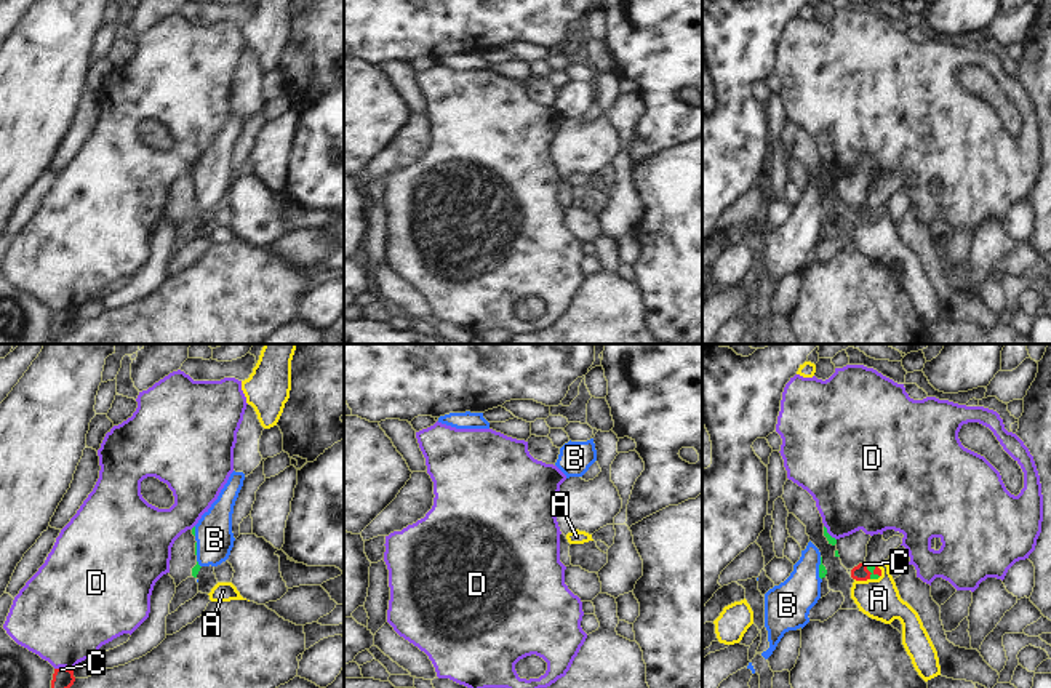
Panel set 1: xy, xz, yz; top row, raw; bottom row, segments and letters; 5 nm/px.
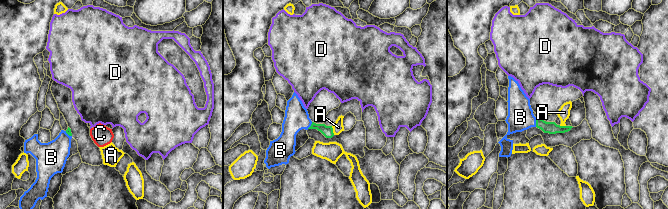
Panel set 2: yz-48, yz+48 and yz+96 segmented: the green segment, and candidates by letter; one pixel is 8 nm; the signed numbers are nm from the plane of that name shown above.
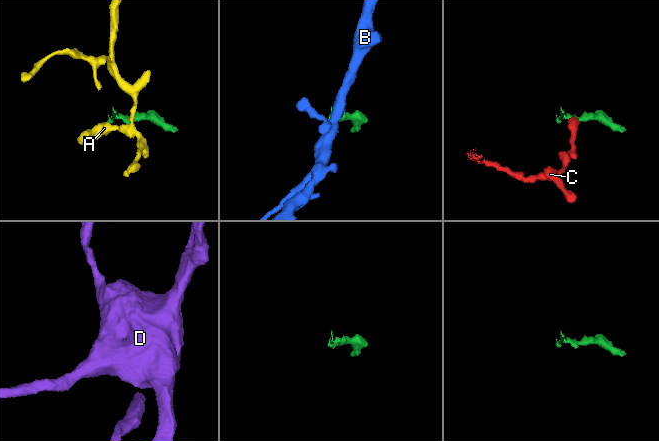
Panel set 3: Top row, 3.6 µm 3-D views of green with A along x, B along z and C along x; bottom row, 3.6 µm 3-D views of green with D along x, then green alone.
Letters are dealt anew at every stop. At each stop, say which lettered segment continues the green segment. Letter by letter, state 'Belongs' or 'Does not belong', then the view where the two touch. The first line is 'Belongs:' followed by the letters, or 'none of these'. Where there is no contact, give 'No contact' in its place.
Belongs: B
A: Does not belong. Touches green in yz
B: Belongs. Touches green in yz
C: Does not belong. Touches green in yz
D: Does not belong. Touches green in yz

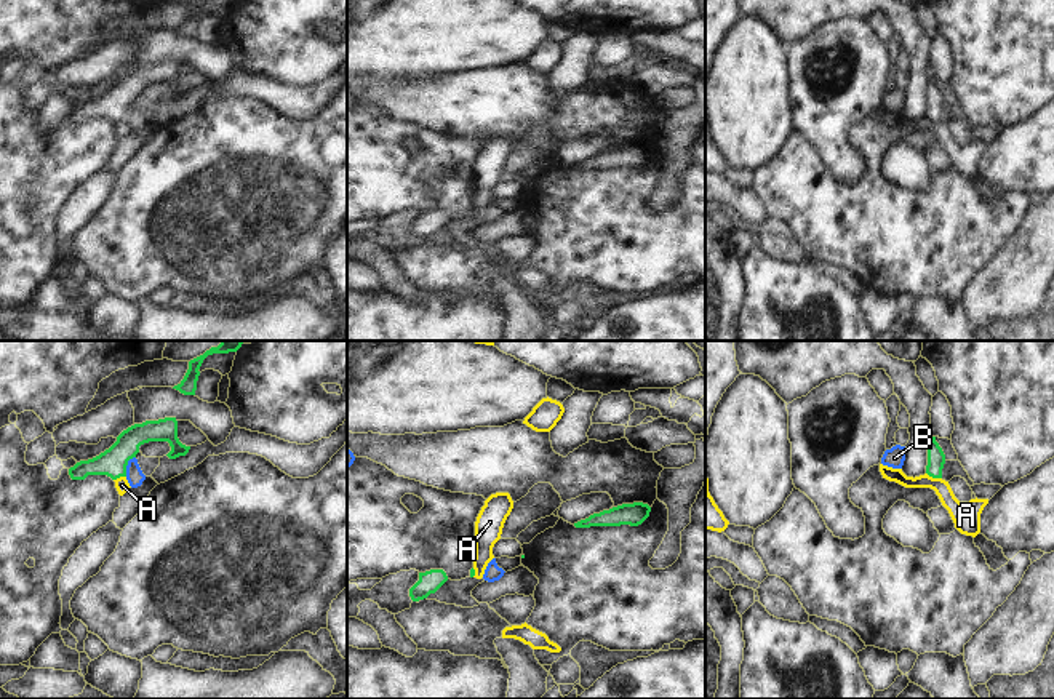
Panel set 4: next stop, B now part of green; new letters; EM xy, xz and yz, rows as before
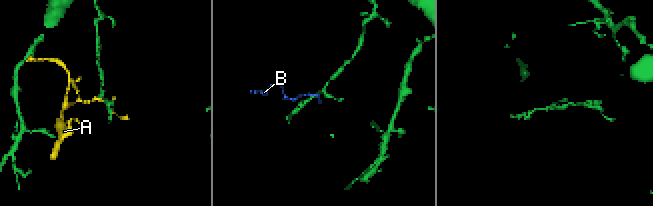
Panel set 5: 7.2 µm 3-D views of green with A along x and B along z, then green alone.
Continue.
Belongs: none of these
A: Does not belong. Touches green in yz
B: Does not belong. Touches green in xy

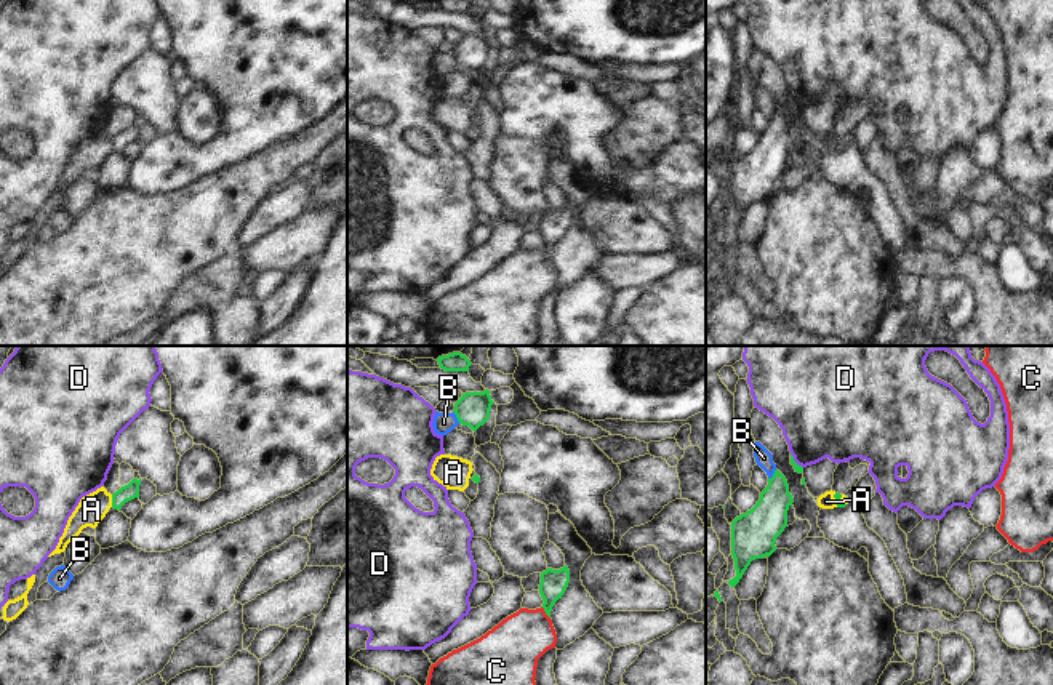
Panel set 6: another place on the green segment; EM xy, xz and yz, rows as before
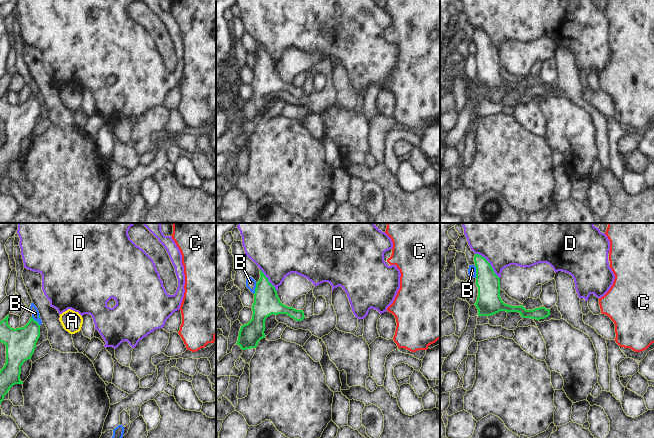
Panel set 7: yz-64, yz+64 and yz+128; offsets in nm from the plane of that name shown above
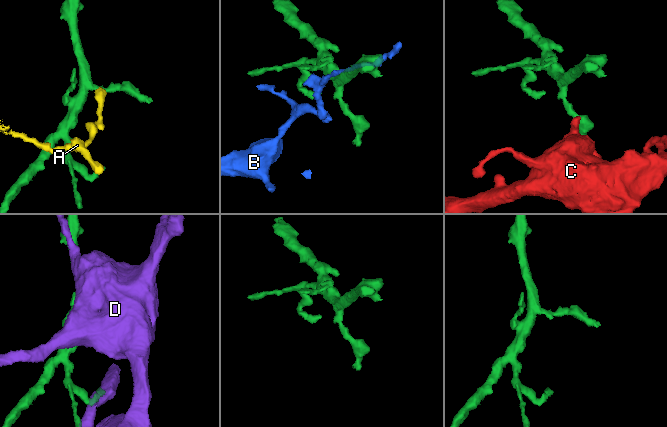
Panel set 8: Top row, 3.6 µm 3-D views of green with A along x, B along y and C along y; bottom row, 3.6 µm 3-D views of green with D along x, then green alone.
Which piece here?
Belongs: none of these
A: Does not belong. Touches green in xy
B: Does not belong. Touches green in xz
C: Does not belong. Touches green in xz
D: Does not belong. Touches green in yz

